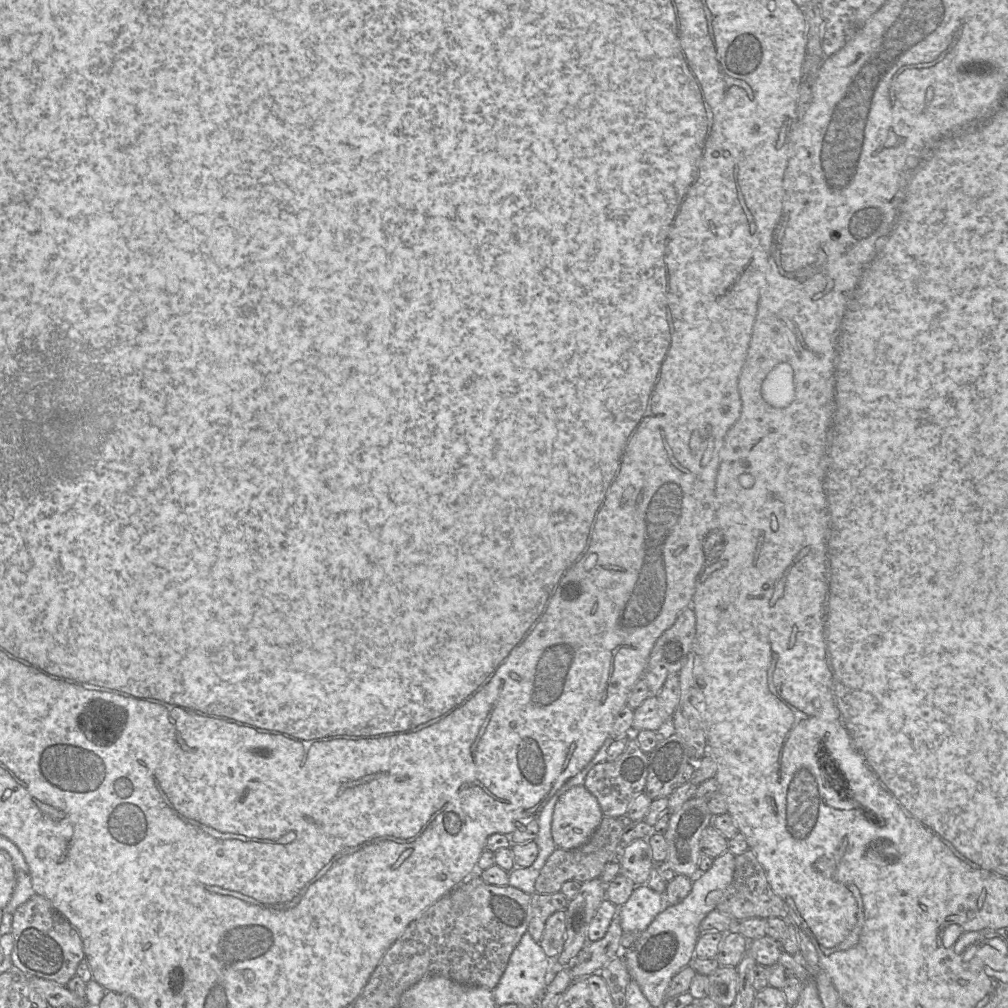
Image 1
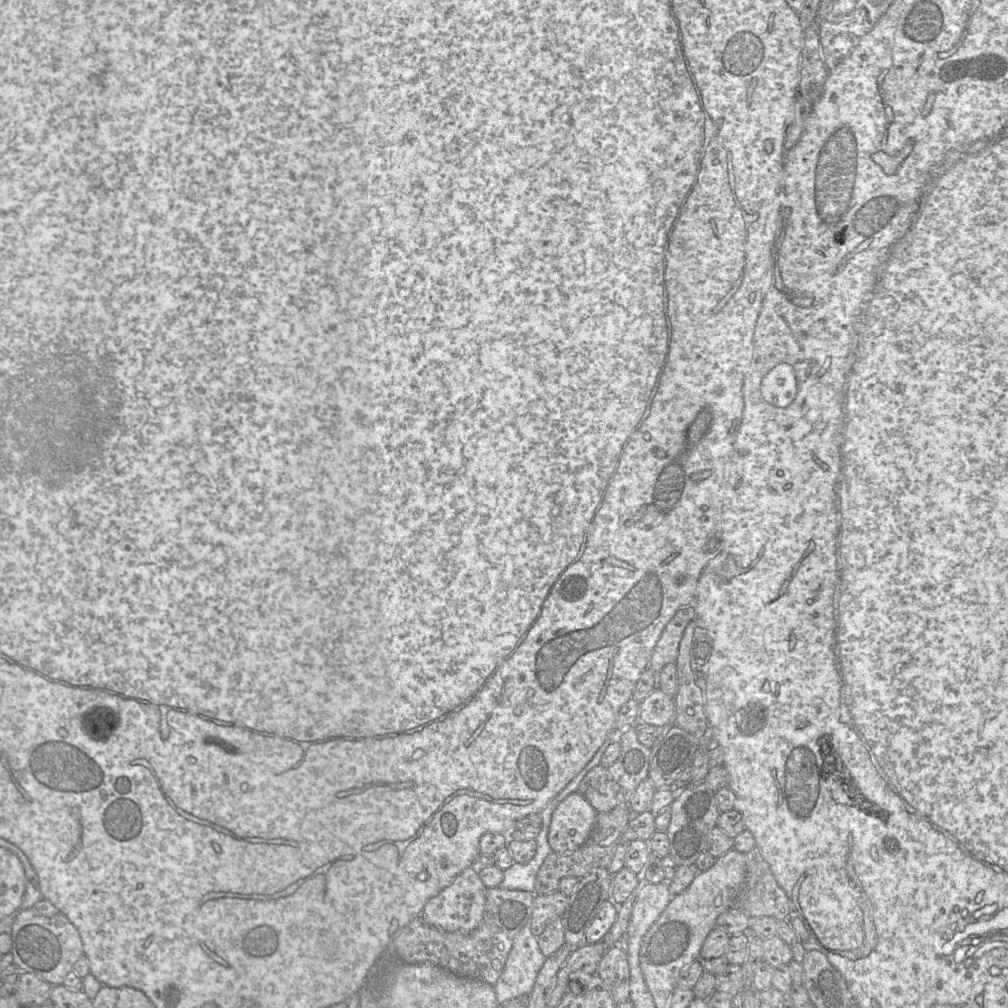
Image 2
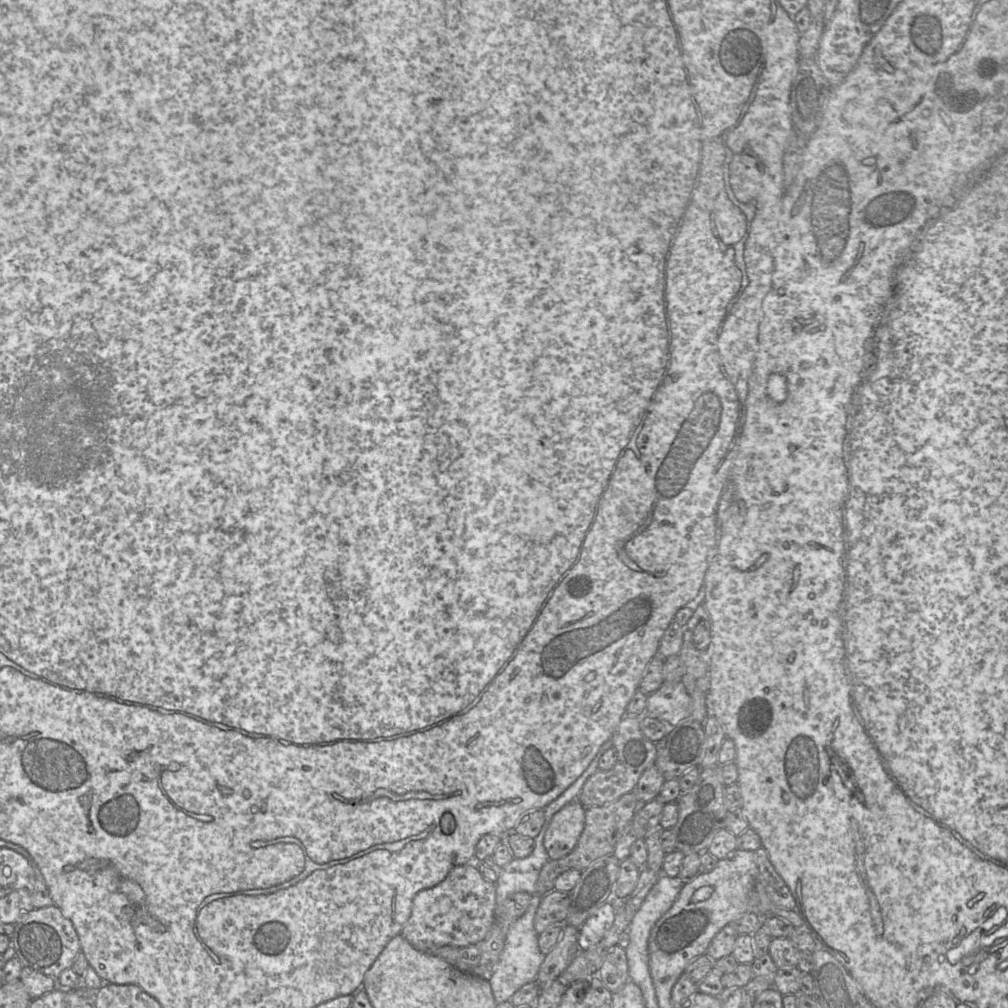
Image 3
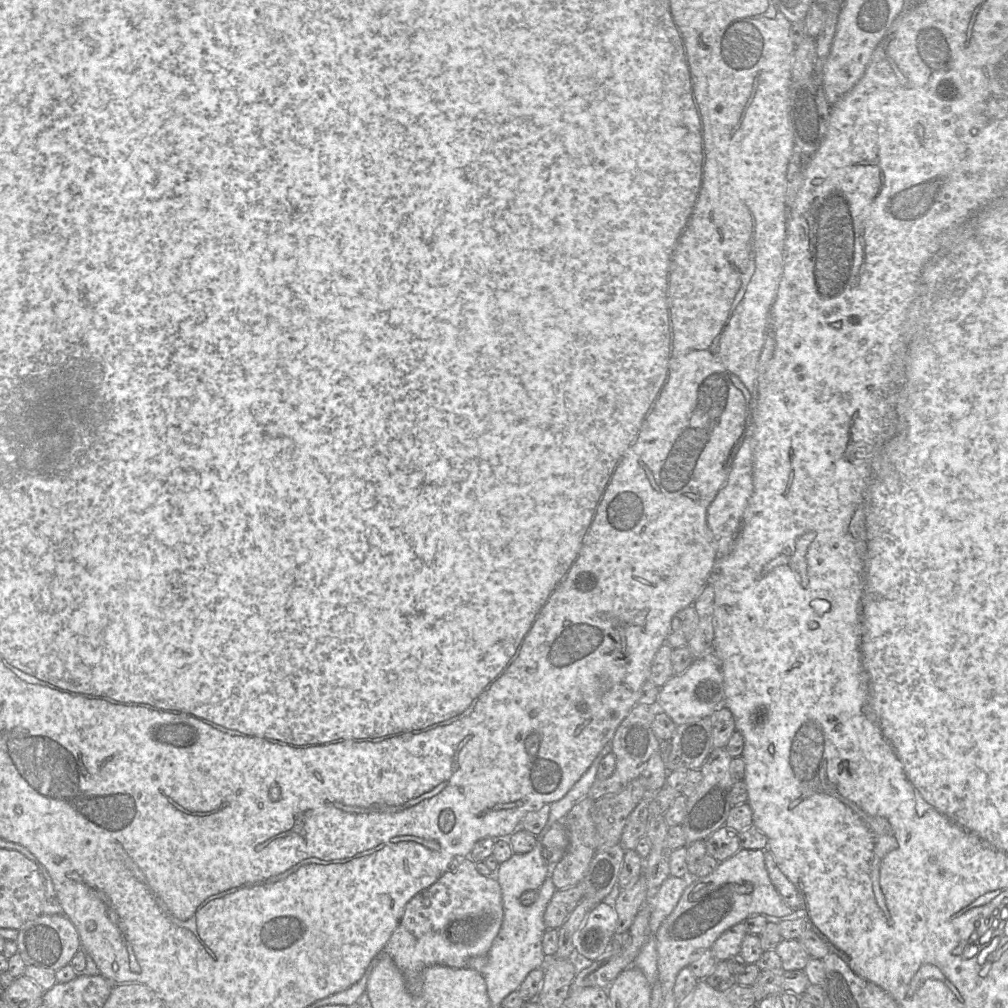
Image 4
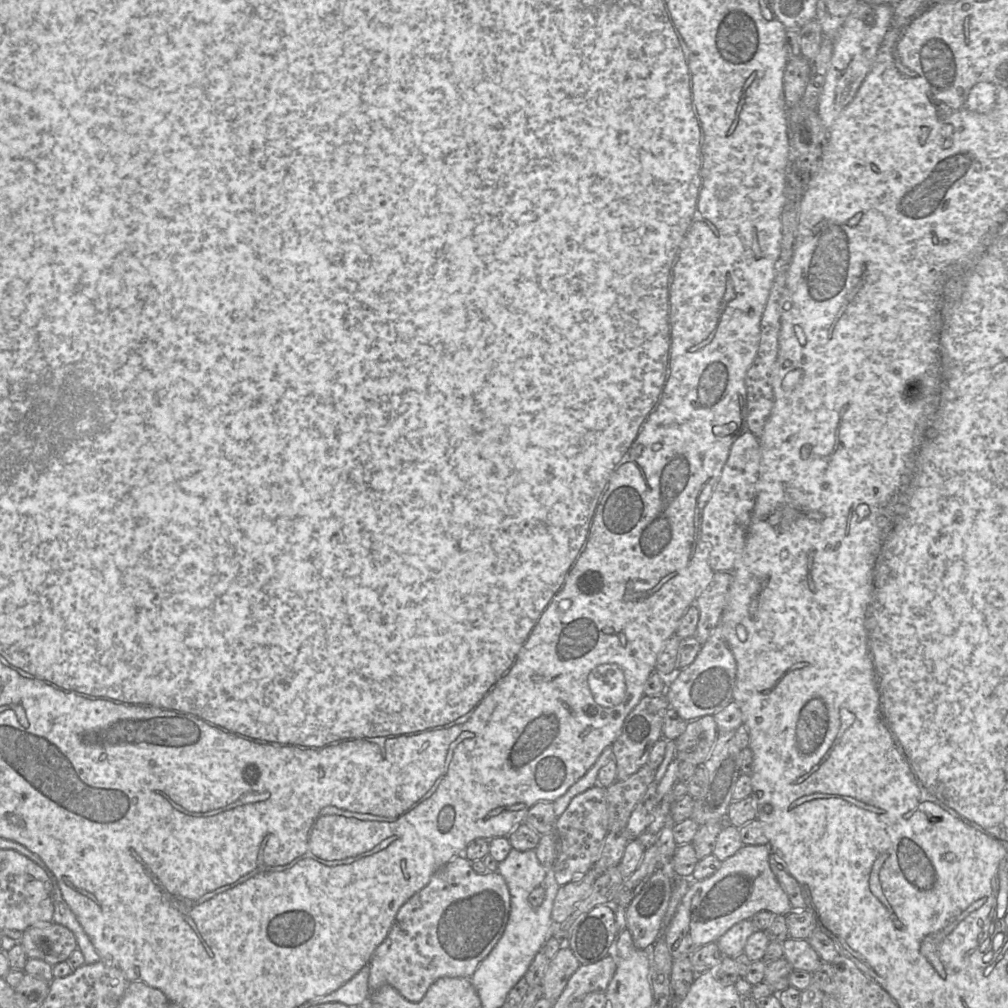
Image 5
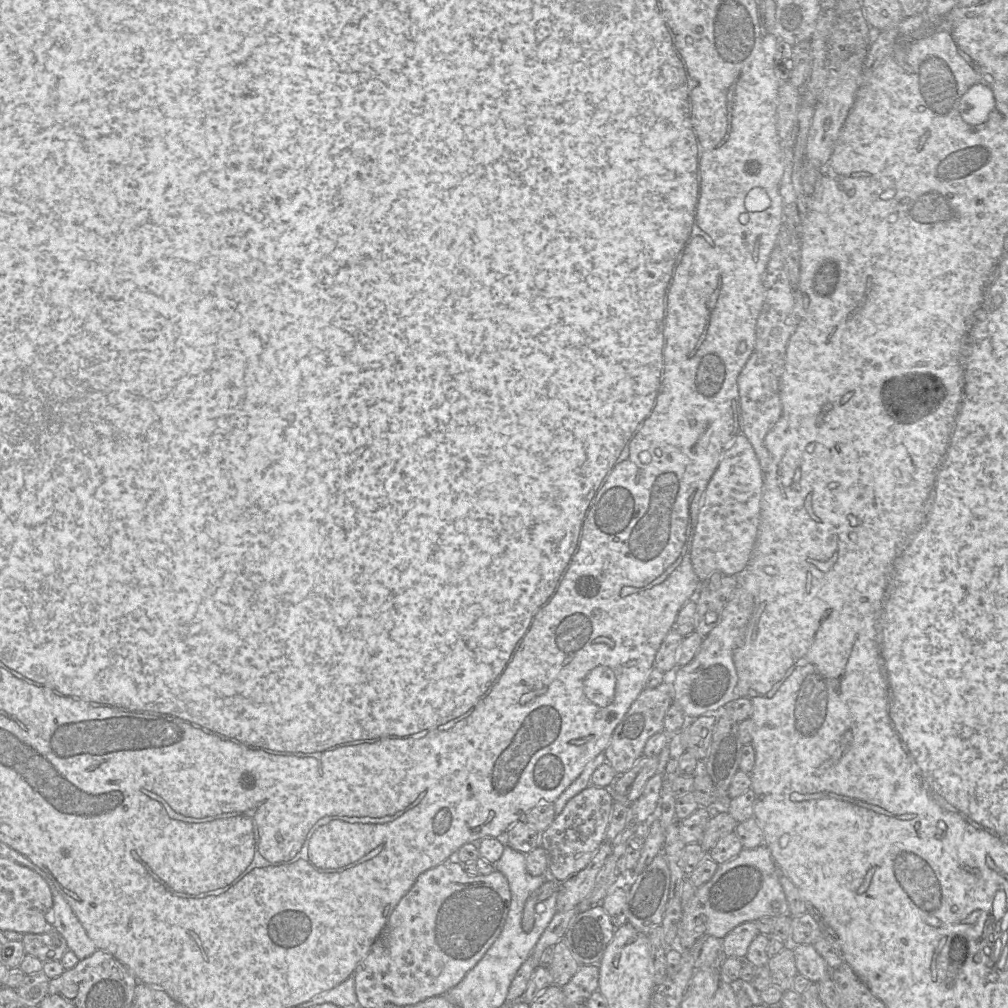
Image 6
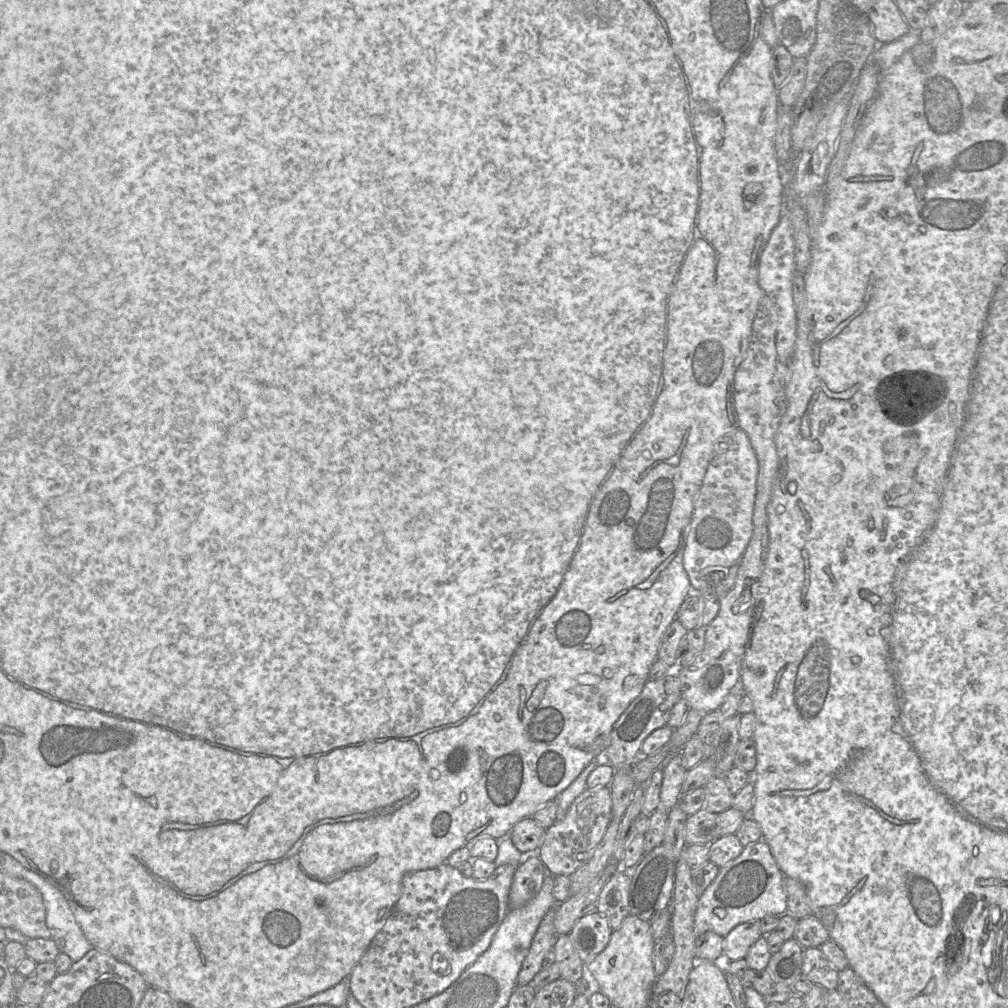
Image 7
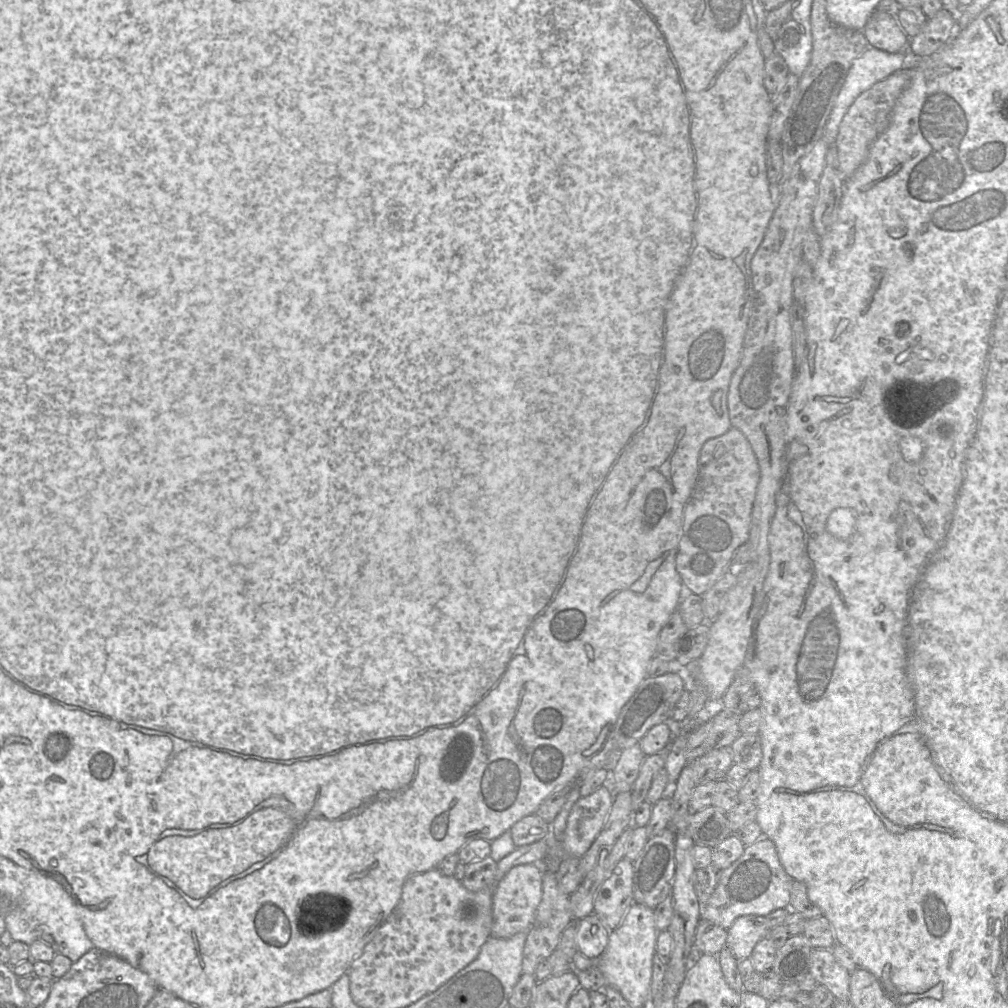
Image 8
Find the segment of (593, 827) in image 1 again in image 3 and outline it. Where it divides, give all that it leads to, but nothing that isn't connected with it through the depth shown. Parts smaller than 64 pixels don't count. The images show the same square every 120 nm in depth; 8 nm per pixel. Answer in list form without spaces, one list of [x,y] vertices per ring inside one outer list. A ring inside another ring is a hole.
[[[575,800],[556,812],[544,836],[544,846],[550,860],[569,854],[577,845],[585,826],[586,808]]]

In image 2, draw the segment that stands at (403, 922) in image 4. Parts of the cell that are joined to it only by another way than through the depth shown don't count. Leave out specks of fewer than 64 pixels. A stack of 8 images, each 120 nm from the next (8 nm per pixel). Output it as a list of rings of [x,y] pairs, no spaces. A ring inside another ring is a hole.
[[[471,866],[461,872],[452,883],[437,896],[428,900],[421,913],[426,923],[447,932],[470,933],[482,922],[486,904],[486,890],[478,867]]]

